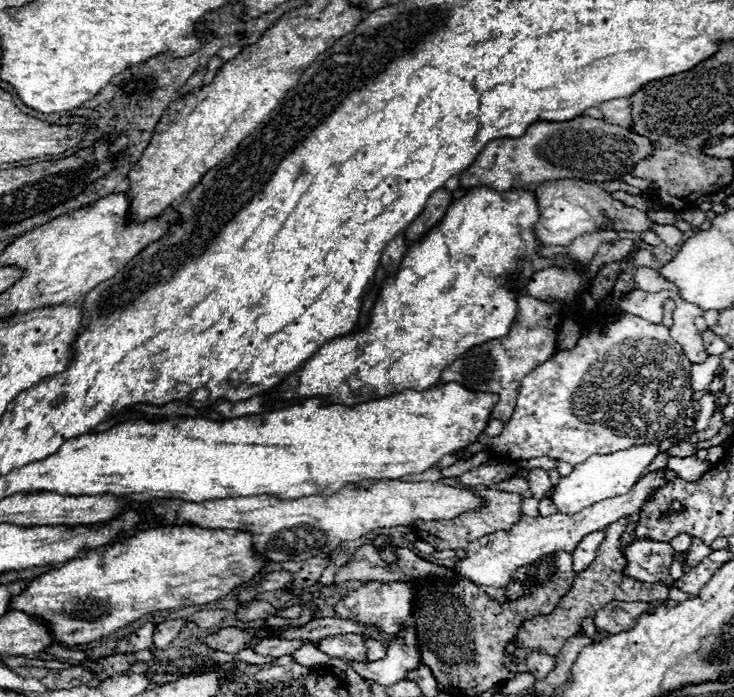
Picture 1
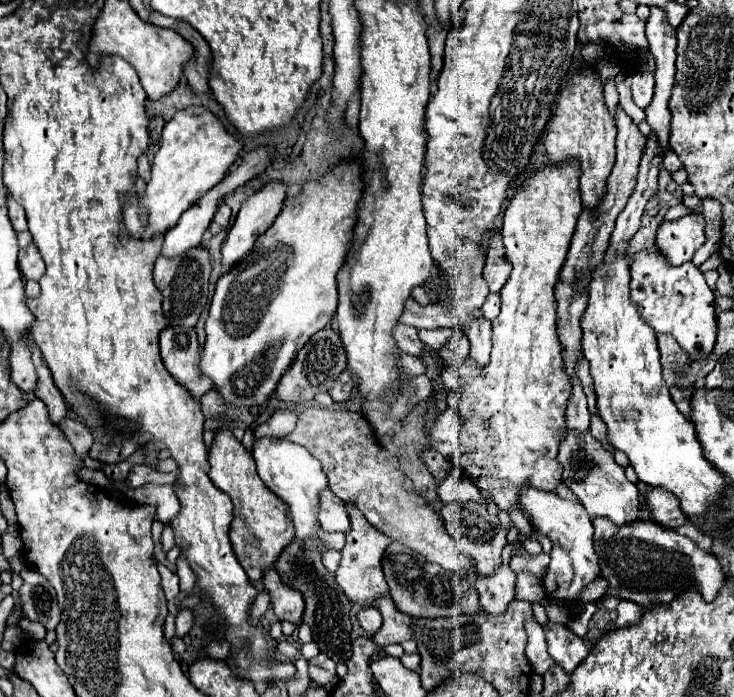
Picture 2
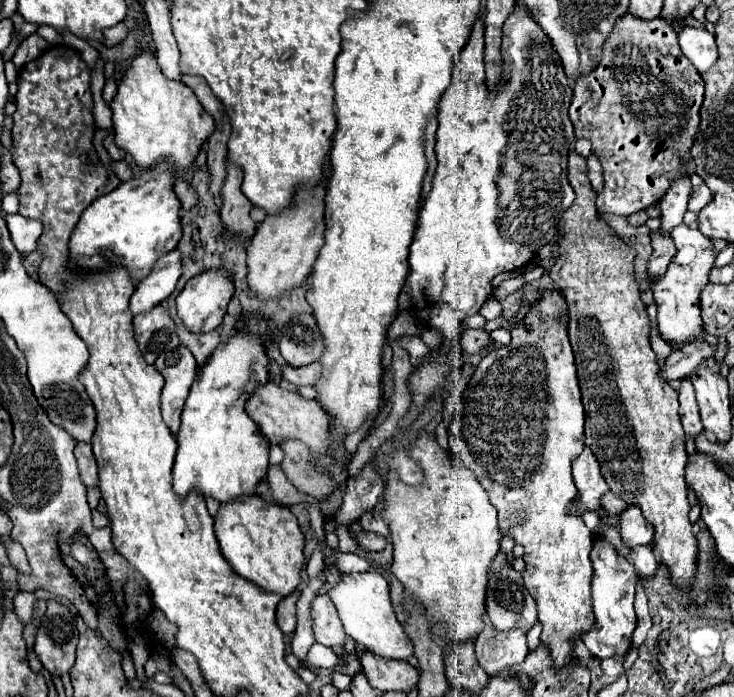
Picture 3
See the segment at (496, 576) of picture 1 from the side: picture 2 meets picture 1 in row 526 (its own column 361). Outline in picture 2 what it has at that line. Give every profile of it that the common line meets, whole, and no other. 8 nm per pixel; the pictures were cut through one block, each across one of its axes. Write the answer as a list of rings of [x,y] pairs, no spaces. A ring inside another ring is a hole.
[[[346,502],[346,512],[350,516],[350,530],[346,532],[346,544],[342,548],[342,560],[340,560],[340,566],[336,570],[336,582],[340,584],[340,588],[344,590],[344,594],[352,602],[356,602],[362,608],[368,608],[368,606],[372,606],[372,602],[376,598],[388,594],[388,584],[386,584],[384,574],[382,574],[380,558],[382,558],[386,544],[390,544],[390,538],[384,536],[382,532],[378,532],[374,526],[370,526],[364,520],[362,512],[352,502]]]

